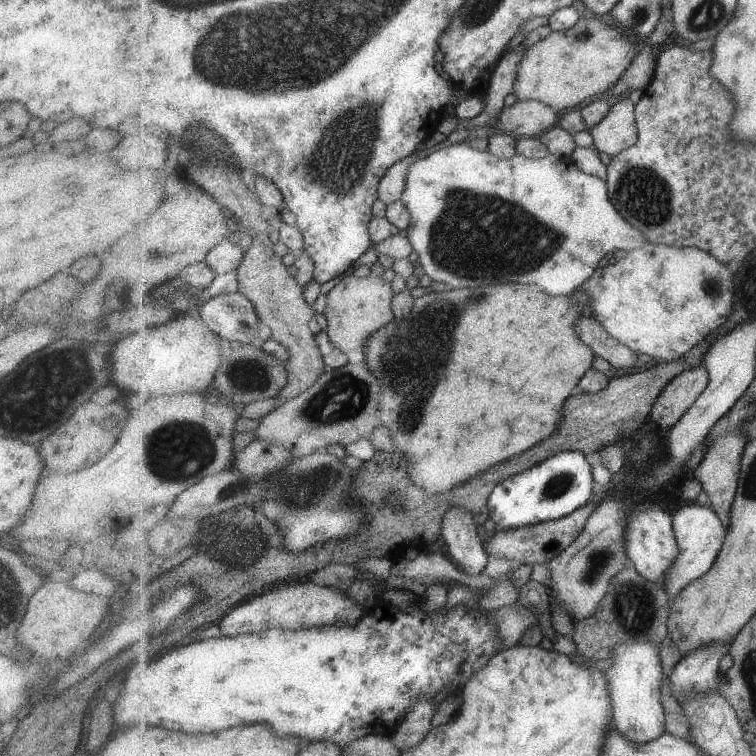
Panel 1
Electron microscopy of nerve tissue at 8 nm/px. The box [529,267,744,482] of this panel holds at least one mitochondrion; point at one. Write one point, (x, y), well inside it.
(712, 286)

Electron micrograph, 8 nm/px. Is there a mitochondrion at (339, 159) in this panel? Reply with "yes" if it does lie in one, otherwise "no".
yes

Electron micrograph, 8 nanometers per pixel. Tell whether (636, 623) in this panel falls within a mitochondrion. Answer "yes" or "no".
yes

